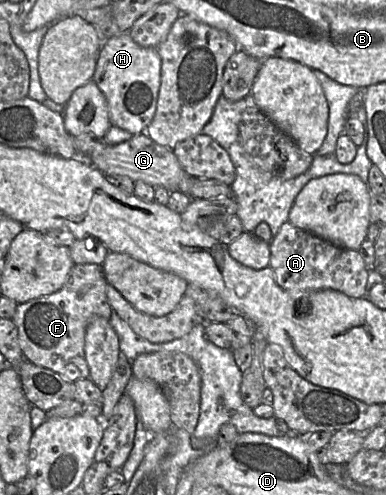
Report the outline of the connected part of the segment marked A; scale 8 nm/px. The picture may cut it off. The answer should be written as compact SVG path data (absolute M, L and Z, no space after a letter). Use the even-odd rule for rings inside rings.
M289 221L285 222L276 236L270 242L270 264L275 274L277 284L286 290L298 302L298 308L307 311L305 300L302 298L312 290L332 289L352 298L362 298L368 281L368 267L358 250L347 249L335 245L311 232L295 227Z

